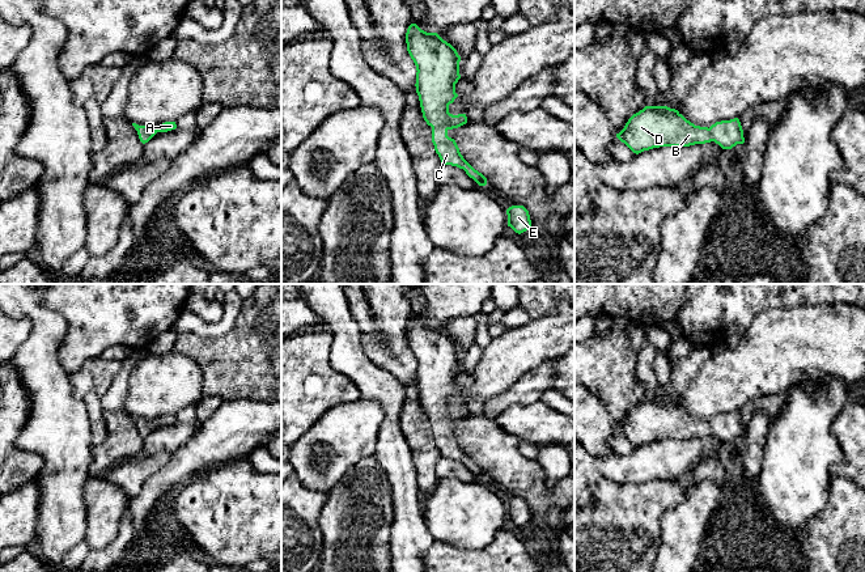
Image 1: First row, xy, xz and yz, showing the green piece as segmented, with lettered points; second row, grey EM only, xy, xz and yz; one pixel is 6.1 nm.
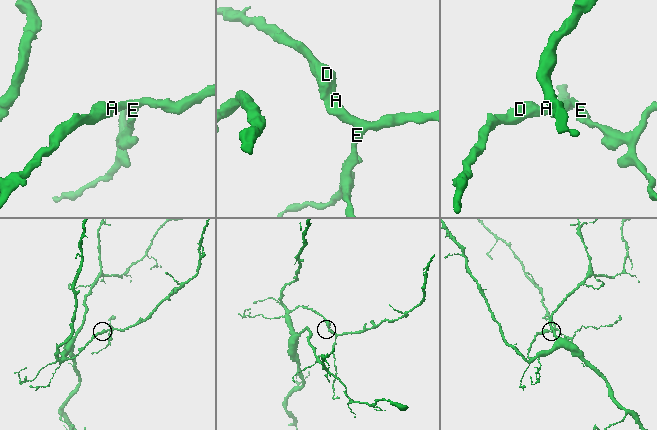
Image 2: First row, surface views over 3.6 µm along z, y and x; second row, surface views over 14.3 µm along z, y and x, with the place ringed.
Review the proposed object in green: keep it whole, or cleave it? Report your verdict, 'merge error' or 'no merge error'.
no merge error

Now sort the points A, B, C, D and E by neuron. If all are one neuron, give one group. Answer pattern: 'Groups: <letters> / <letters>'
Groups: A B C D E

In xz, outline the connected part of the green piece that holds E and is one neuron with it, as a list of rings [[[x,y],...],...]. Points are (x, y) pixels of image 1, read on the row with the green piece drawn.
[[[512,206],[506,209],[508,226],[521,234],[531,228],[529,211],[523,206]]]

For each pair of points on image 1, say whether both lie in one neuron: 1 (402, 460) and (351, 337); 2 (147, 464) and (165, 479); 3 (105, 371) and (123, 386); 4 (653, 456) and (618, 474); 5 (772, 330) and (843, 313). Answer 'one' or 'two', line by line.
1: one
2: two
3: two
4: one
5: one

